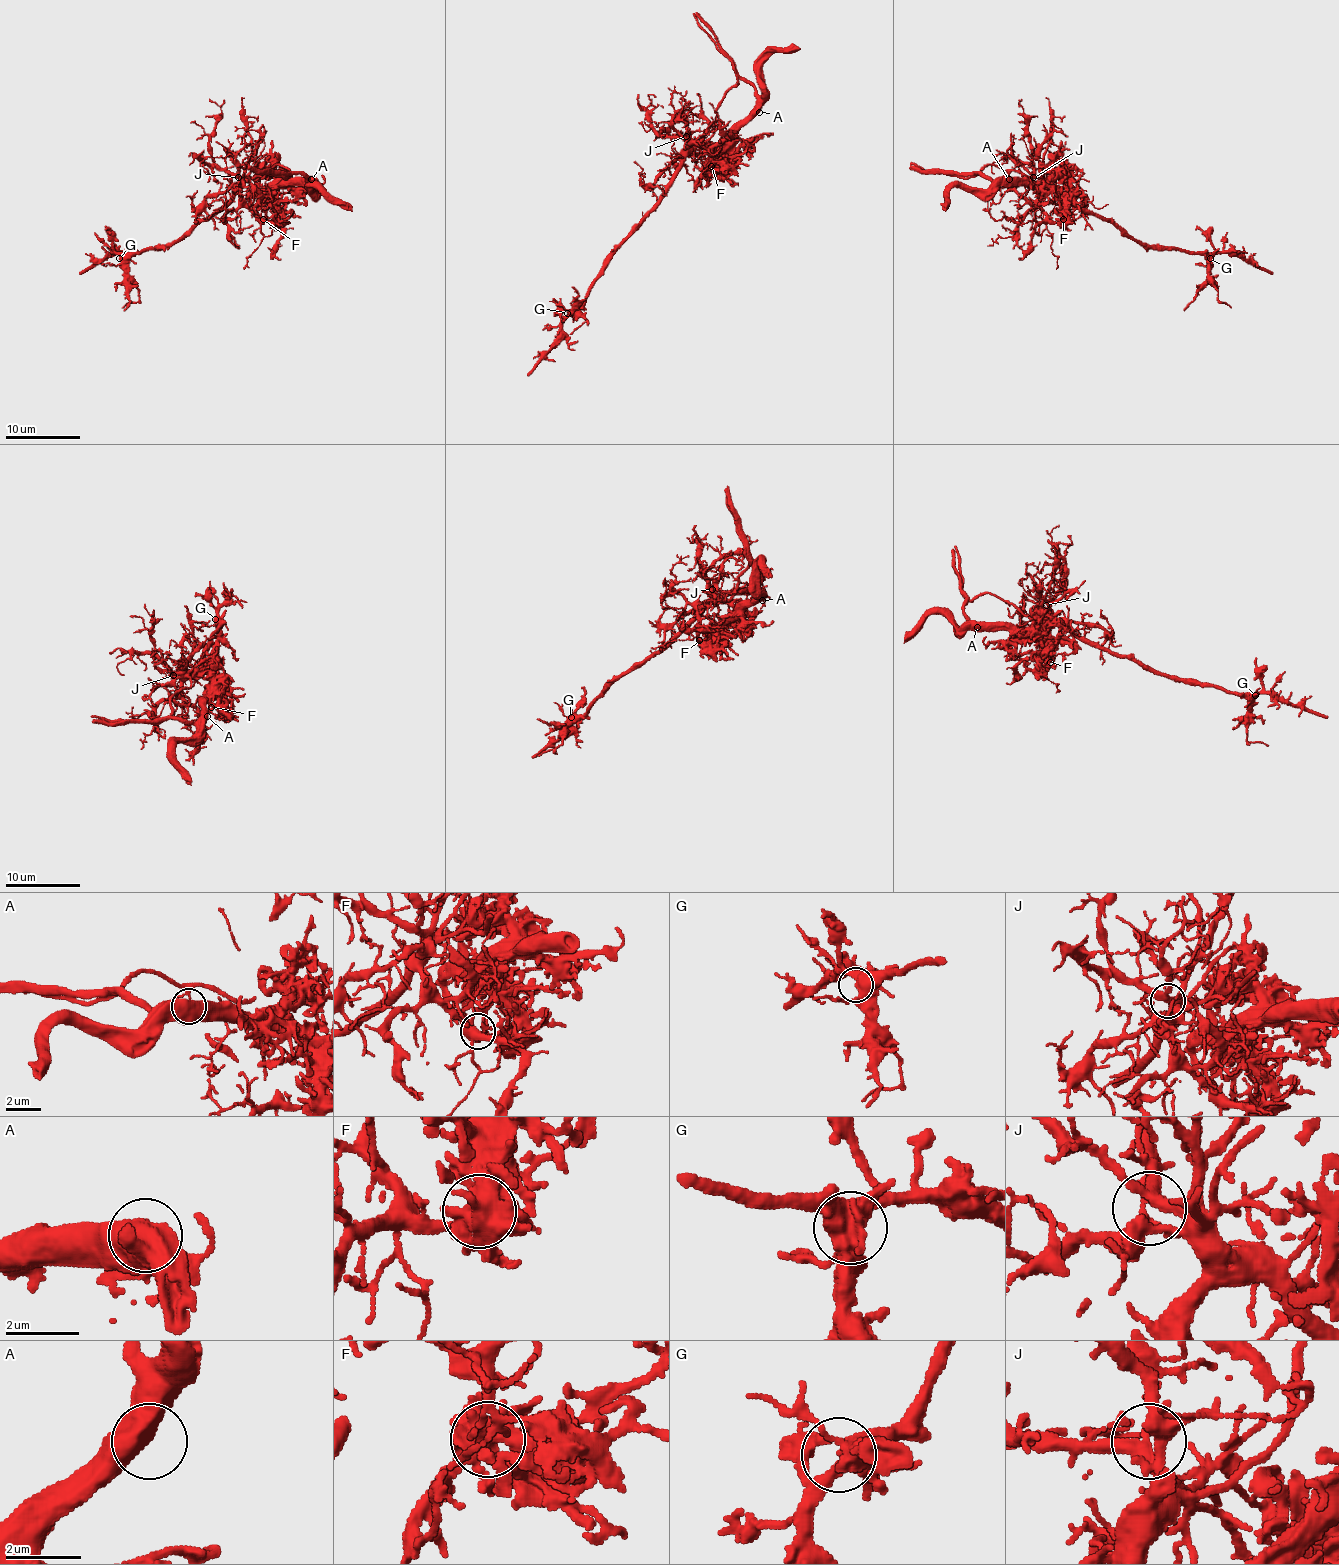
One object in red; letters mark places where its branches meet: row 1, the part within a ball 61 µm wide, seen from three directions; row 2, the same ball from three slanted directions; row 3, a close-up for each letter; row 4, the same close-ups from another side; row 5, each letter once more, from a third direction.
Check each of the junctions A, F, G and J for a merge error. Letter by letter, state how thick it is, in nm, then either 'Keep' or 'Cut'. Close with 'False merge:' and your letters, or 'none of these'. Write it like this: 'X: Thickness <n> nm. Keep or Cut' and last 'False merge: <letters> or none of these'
A: Thickness 750 nm. Keep
F: Thickness 150 nm. Cut
G: Thickness 440 nm. Keep
J: Thickness 320 nm. Keep
False merge: F

